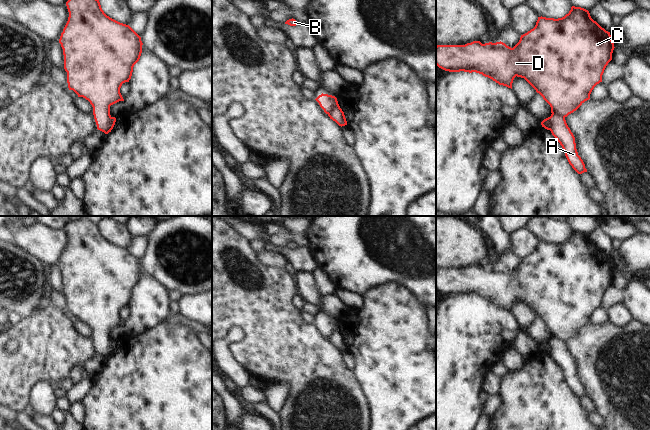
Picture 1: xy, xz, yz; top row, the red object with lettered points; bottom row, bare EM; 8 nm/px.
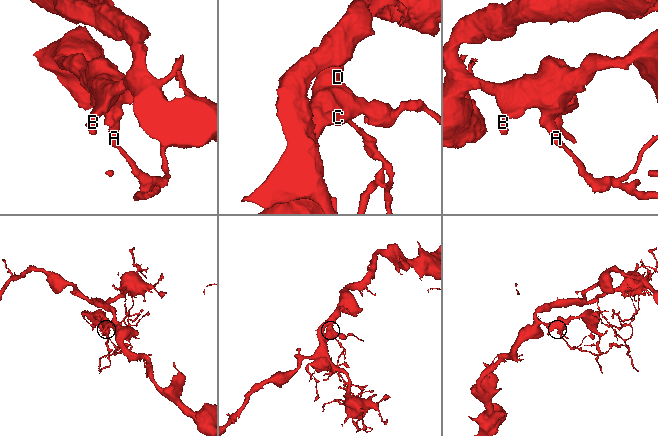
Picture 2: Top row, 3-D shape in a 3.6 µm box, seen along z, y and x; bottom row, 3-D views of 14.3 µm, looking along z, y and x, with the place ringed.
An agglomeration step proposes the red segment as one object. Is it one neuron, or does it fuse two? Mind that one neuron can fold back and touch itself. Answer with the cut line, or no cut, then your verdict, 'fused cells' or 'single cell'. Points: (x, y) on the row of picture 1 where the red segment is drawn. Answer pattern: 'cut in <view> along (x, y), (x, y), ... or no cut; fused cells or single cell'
cut in yz along (552, 113), (557, 113), (564, 117); fused cells

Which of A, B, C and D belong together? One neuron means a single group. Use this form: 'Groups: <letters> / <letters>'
Groups: A / B C D.

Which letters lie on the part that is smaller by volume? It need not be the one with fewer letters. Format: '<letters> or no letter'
A.

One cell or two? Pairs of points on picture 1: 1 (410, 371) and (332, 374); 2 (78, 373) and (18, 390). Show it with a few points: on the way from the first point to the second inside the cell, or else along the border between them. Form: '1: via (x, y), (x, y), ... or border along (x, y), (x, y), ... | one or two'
1: border along (354, 370), (366, 394) | two
2: border along (83, 362), (79, 362), (72, 369), (68, 381) | two

